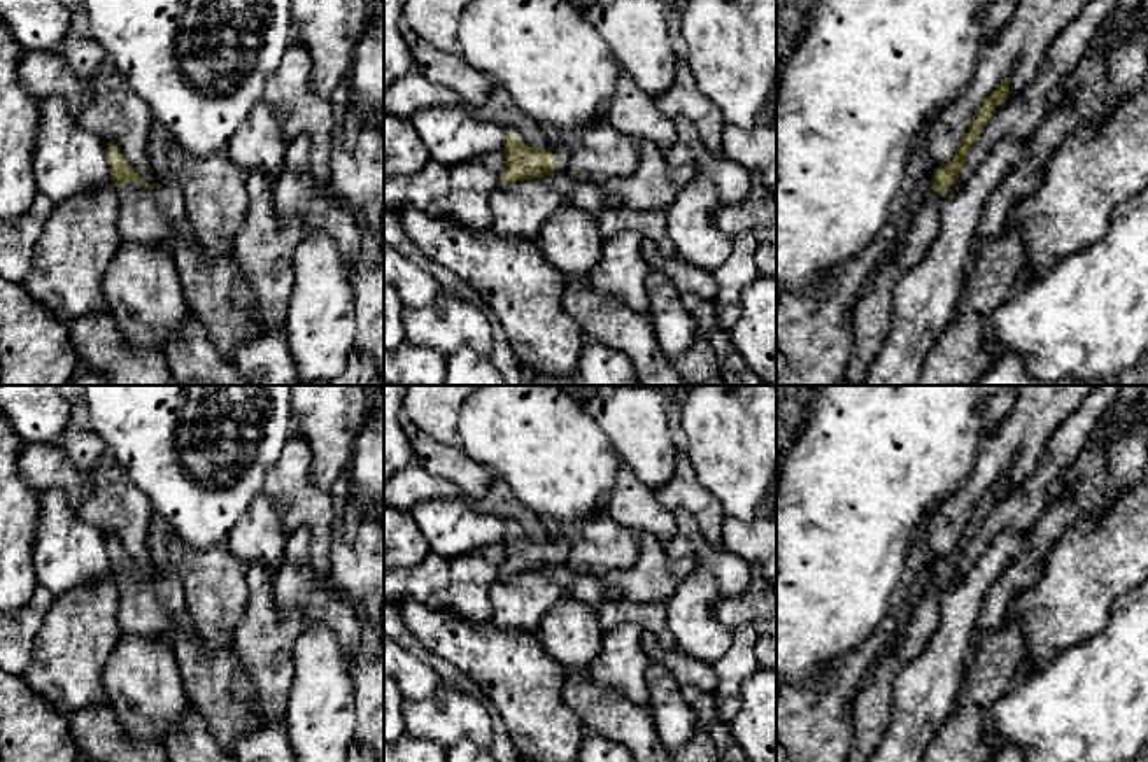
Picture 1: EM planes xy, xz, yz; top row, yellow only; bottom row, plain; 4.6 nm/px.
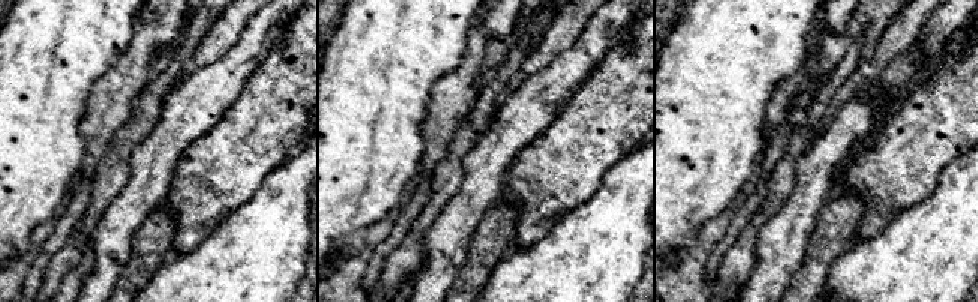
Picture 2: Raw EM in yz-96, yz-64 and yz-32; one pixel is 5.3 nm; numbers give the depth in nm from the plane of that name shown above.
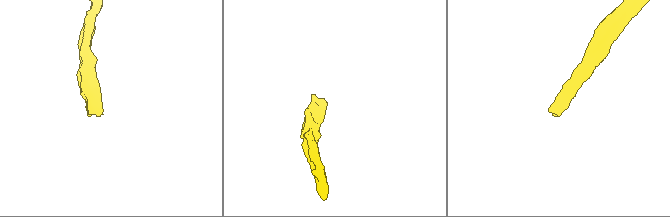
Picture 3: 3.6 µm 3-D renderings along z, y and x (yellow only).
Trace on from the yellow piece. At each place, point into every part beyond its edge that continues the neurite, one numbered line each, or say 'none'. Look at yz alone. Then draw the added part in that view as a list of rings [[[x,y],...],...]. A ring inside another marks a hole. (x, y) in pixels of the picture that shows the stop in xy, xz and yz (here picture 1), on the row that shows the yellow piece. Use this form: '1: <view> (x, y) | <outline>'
1: yz (871, 316) | [[[934,191],[908,215],[904,245],[873,280],[871,291],[854,308],[854,345],[843,377],[834,385],[862,385],[882,349],[894,312],[894,289],[915,268],[939,235],[941,201]]]

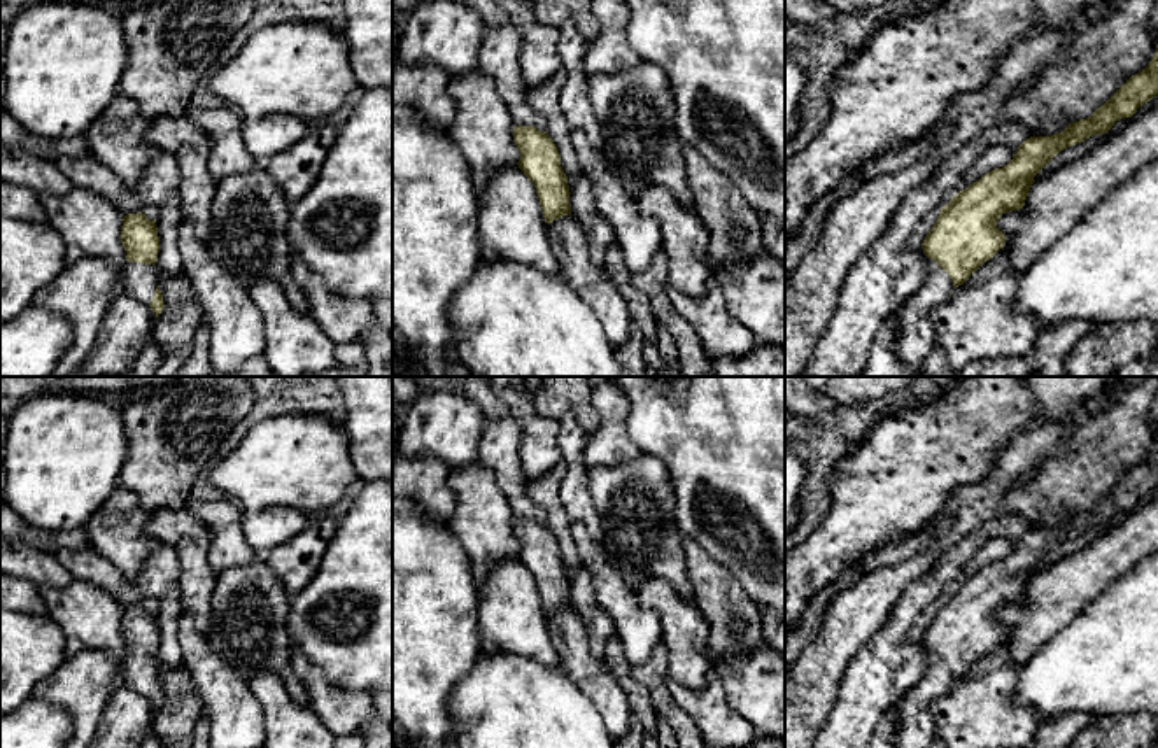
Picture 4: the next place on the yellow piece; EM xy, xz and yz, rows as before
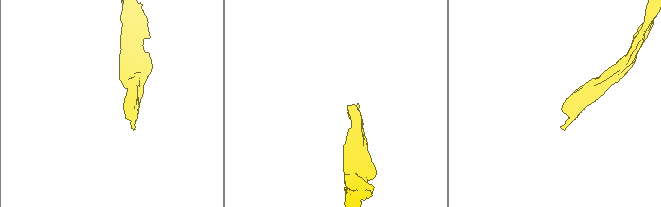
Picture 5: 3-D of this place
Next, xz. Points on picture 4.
none

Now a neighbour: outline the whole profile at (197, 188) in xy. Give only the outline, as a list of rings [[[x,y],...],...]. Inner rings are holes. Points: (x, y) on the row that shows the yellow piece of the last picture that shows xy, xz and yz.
[[[184,145],[175,152],[175,158],[180,173],[182,221],[189,221],[194,226],[196,236],[207,243],[212,229],[212,201],[217,182],[208,172],[207,154]]]

